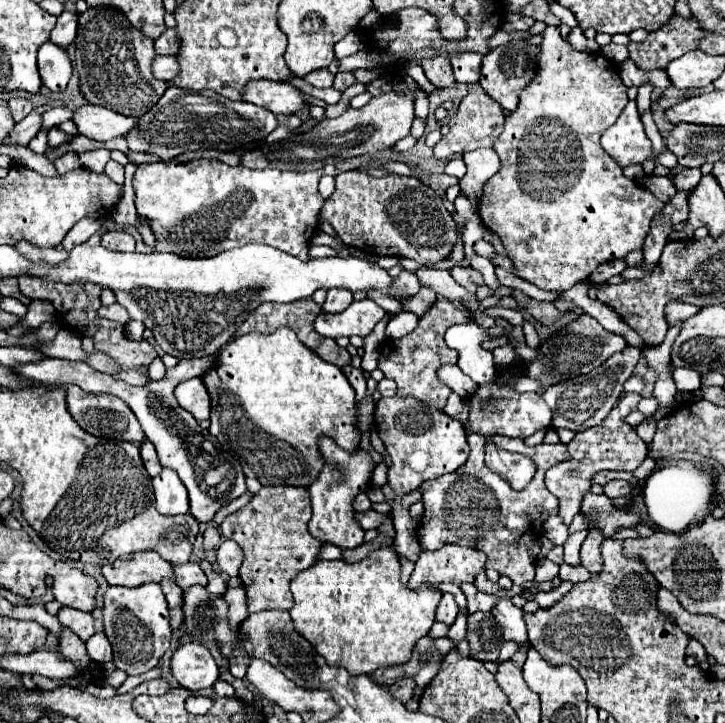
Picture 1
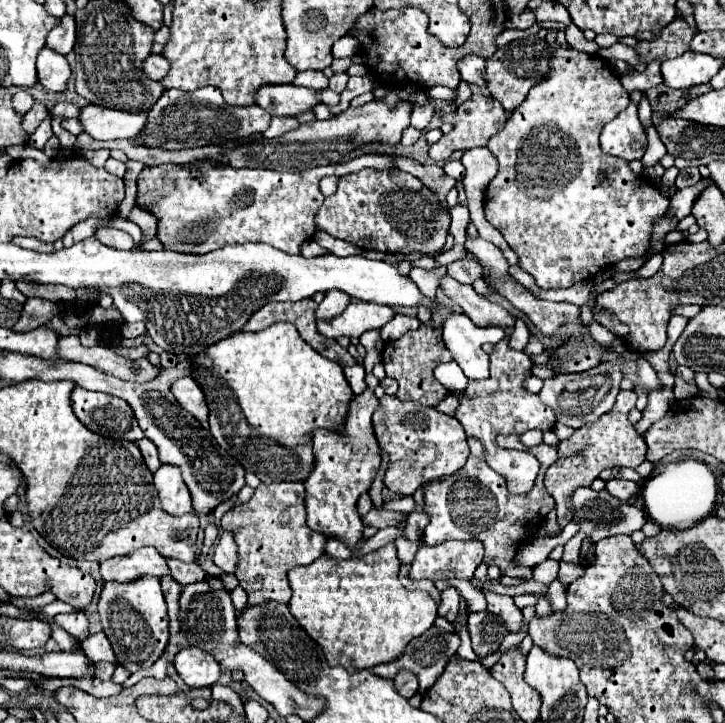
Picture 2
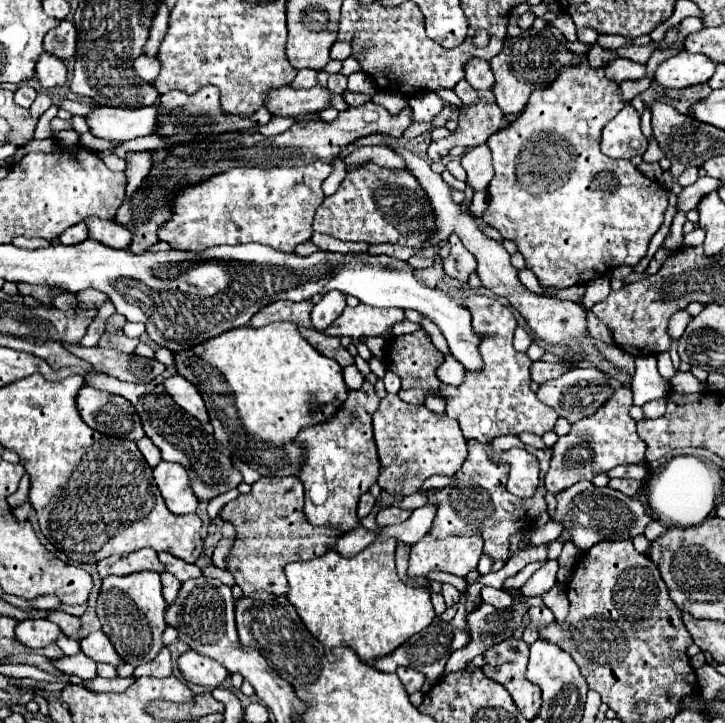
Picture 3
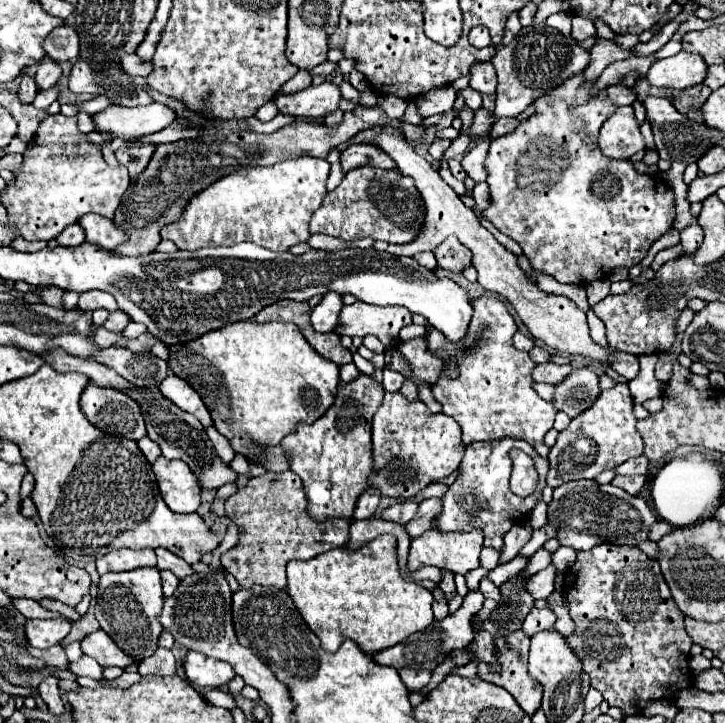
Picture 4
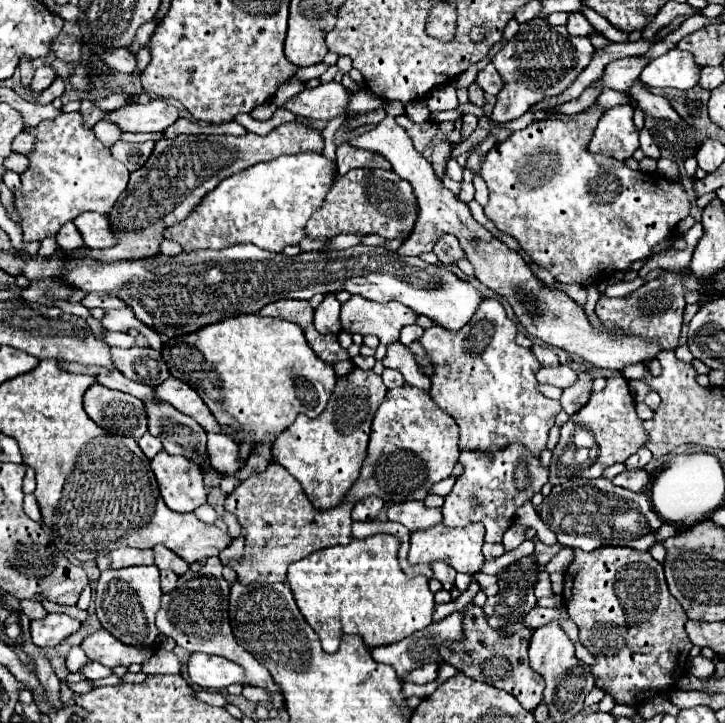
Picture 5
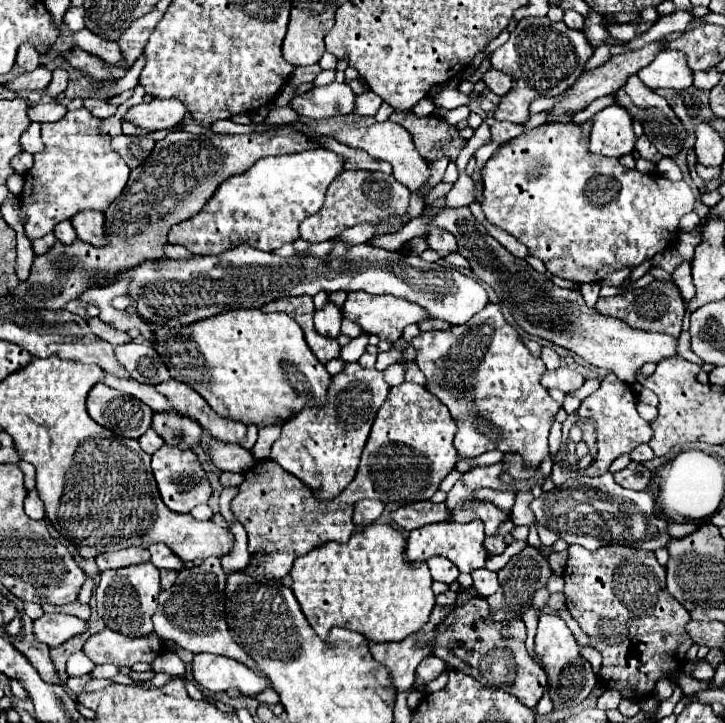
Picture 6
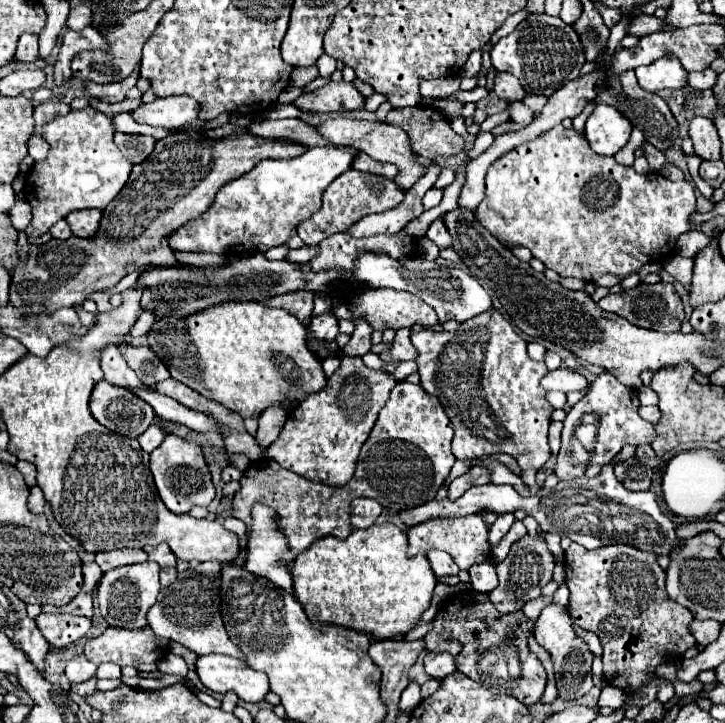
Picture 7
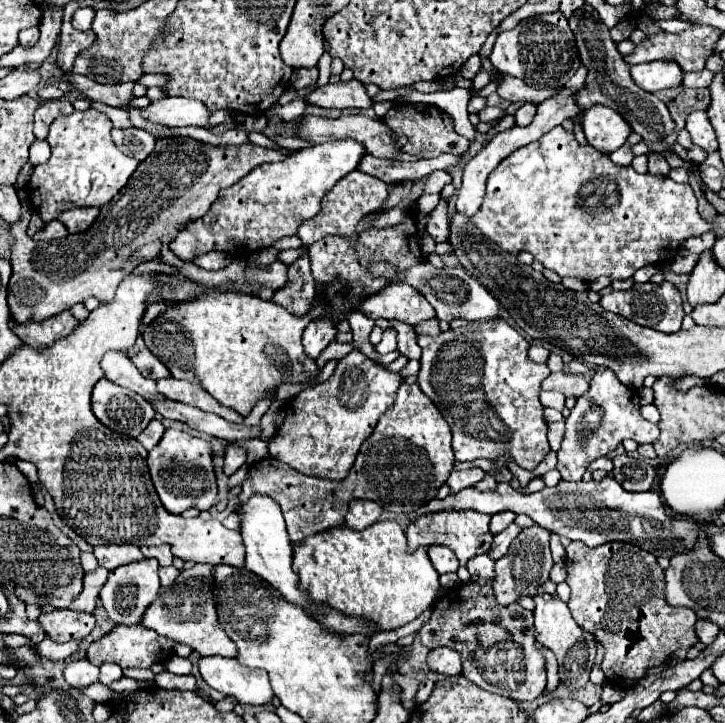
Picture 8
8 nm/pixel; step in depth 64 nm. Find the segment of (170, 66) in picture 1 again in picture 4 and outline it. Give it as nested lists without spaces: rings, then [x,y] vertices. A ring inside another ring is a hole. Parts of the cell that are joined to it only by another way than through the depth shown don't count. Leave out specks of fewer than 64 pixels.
[[[130,54],[130,56],[122,58],[122,68],[130,76],[142,76],[142,78],[146,78],[152,72],[152,62],[144,62],[136,54]]]

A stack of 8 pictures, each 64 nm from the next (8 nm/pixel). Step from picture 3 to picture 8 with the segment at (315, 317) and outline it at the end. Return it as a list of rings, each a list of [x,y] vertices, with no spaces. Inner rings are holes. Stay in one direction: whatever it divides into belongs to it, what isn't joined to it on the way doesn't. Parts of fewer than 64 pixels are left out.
[[[318,318],[318,320],[312,320],[306,330],[304,330],[304,336],[302,336],[302,342],[304,342],[304,352],[310,356],[310,358],[318,358],[320,352],[334,340],[334,336],[338,334],[336,326],[332,326],[332,320],[328,318]]]

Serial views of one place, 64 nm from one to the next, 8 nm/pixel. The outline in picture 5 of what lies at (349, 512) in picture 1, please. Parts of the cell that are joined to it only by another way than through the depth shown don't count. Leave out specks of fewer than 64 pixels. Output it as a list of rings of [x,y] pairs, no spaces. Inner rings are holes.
[[[354,368],[348,376],[338,378],[334,394],[318,418],[310,420],[306,416],[298,416],[296,422],[284,432],[284,436],[278,436],[272,454],[276,462],[280,462],[292,476],[296,476],[314,508],[330,510],[346,500],[344,496],[358,480],[360,468],[364,464],[370,424],[384,396],[386,386],[380,376],[376,376],[372,370],[364,372]],[[320,486],[330,494],[314,494],[320,490]]]

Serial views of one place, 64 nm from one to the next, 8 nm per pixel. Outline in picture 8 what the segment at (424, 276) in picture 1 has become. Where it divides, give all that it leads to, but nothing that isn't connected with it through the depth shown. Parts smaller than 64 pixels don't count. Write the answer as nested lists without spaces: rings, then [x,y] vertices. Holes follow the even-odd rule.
[[[494,318],[492,322],[480,322],[480,320],[474,320],[474,322],[468,322],[468,326],[462,326],[458,330],[448,330],[448,332],[442,332],[440,336],[416,336],[416,342],[418,346],[422,348],[422,358],[420,358],[420,372],[418,372],[418,384],[422,388],[422,392],[440,408],[442,416],[446,418],[446,422],[450,424],[452,428],[452,450],[454,450],[454,456],[456,460],[476,460],[476,458],[500,458],[502,454],[512,454],[512,458],[516,460],[518,466],[526,468],[526,470],[534,470],[544,458],[546,454],[550,452],[550,446],[548,446],[548,440],[546,440],[546,420],[544,420],[544,406],[540,404],[540,382],[550,374],[548,366],[546,364],[536,364],[528,358],[528,342],[524,336],[520,336],[508,322],[504,322],[502,318]]]

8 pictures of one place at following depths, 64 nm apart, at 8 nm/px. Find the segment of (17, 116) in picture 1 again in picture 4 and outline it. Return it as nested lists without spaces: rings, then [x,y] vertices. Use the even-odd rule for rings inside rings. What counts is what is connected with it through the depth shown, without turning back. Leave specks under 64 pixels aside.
[[[24,74],[24,76],[22,76],[20,90],[18,90],[18,100],[20,100],[22,104],[30,104],[30,102],[36,98],[36,94],[38,94],[38,88],[36,88],[34,80],[32,80],[28,74]]]

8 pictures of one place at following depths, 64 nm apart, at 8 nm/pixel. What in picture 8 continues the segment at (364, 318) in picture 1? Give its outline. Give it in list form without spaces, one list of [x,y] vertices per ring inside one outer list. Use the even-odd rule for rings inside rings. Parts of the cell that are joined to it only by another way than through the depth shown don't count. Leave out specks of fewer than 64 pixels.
[[[390,284],[380,292],[366,296],[360,302],[360,312],[370,320],[400,320],[410,326],[416,326],[420,320],[436,318],[428,300],[408,284]]]

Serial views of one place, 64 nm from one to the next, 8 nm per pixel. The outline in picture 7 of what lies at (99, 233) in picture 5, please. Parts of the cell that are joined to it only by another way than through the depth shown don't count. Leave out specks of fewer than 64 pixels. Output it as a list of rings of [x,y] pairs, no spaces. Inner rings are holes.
[[[76,210],[66,216],[66,222],[70,224],[74,236],[90,238],[90,236],[96,236],[100,218],[102,218],[100,210]]]

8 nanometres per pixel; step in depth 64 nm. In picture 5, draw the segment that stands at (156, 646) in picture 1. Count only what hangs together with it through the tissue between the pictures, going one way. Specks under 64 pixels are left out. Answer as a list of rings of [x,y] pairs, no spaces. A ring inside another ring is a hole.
[[[132,566],[120,570],[104,570],[96,588],[96,614],[112,636],[122,644],[132,644],[138,648],[152,648],[158,638],[158,628],[154,624],[156,612],[160,608],[160,572],[156,566]]]

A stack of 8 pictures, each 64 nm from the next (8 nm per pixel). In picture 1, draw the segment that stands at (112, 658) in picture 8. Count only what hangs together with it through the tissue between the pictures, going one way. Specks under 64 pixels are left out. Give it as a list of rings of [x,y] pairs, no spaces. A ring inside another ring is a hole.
[[[104,632],[94,634],[90,640],[86,640],[86,648],[88,648],[88,656],[98,664],[104,664],[104,662],[112,660],[112,648],[110,648]]]

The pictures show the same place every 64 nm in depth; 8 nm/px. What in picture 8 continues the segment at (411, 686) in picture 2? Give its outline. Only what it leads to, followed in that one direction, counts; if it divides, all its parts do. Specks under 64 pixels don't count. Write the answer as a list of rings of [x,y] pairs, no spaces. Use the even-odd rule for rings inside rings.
[[[436,648],[430,650],[428,654],[428,668],[432,672],[438,674],[448,674],[448,676],[456,676],[462,672],[462,662],[460,662],[460,654],[452,648]]]

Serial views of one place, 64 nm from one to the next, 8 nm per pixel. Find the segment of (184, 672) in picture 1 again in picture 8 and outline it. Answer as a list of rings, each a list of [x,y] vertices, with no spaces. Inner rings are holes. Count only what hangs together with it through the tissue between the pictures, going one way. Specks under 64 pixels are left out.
[[[206,656],[206,658],[200,658],[198,668],[200,668],[200,676],[204,678],[204,682],[210,688],[214,688],[214,690],[218,690],[218,692],[222,692],[226,696],[234,696],[242,704],[268,704],[272,700],[272,696],[274,696],[270,680],[268,680],[268,672],[242,666],[242,664],[238,664],[236,658]]]

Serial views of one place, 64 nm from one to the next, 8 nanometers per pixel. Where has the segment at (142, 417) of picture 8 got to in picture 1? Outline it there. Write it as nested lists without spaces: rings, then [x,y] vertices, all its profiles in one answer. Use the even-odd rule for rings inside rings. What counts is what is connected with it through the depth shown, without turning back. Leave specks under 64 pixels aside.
[[[58,384],[58,386],[66,390],[66,406],[68,406],[70,416],[88,434],[92,434],[96,438],[126,440],[126,442],[134,442],[134,444],[140,444],[144,440],[144,432],[140,428],[140,422],[136,420],[134,412],[120,398],[116,398],[112,394],[88,394],[84,390],[76,388],[76,384],[64,384],[64,386]]]

